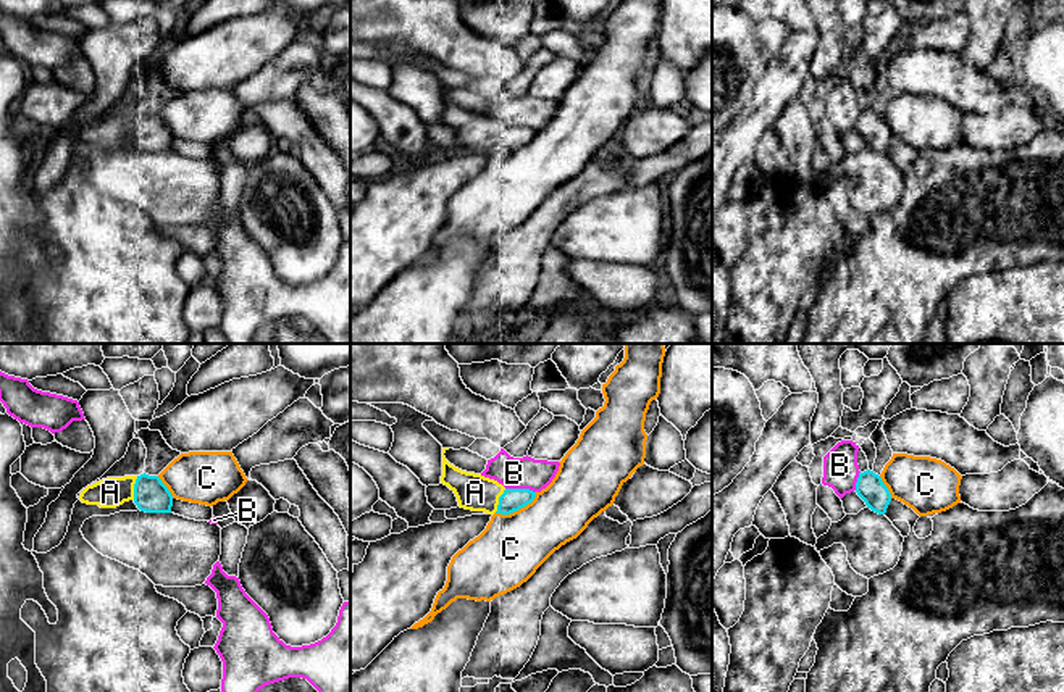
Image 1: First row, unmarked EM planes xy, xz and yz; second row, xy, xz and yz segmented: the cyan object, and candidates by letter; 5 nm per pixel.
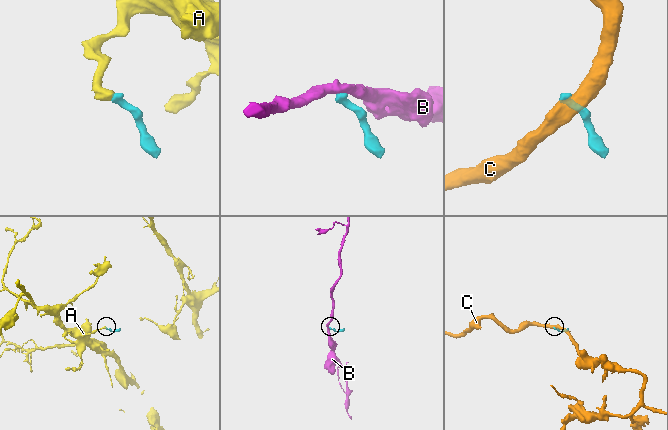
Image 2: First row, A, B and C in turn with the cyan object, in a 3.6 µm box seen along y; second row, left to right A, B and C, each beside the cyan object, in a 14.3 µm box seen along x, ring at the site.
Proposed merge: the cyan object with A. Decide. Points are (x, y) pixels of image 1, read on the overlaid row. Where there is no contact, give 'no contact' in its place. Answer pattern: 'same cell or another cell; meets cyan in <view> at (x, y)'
same cell; meets cyan in xy at (134, 487)

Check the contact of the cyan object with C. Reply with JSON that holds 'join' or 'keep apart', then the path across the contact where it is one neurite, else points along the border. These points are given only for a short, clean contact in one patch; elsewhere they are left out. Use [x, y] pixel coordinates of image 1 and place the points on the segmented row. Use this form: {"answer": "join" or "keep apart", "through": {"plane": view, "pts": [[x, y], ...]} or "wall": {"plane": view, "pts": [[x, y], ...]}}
{"answer": "keep apart"}

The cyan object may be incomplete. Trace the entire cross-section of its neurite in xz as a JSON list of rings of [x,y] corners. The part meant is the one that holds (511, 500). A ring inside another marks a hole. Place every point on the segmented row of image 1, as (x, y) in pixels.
[[[442,448],[441,482],[455,494],[460,508],[510,515],[534,500],[536,492],[530,489],[505,489],[494,479],[455,468],[444,456],[447,450]]]

